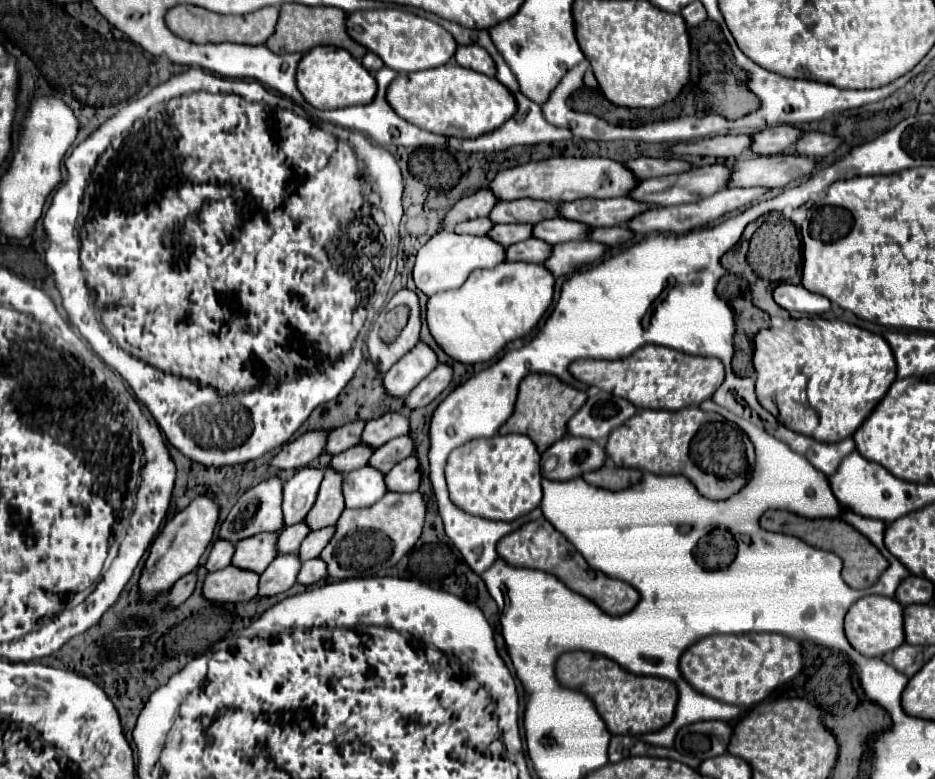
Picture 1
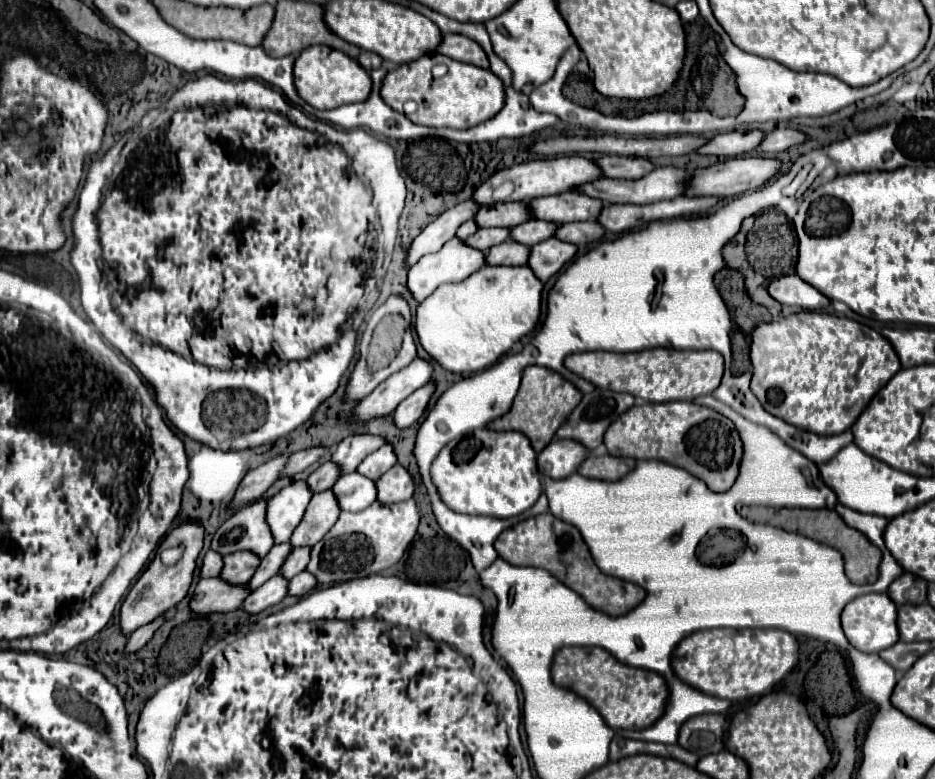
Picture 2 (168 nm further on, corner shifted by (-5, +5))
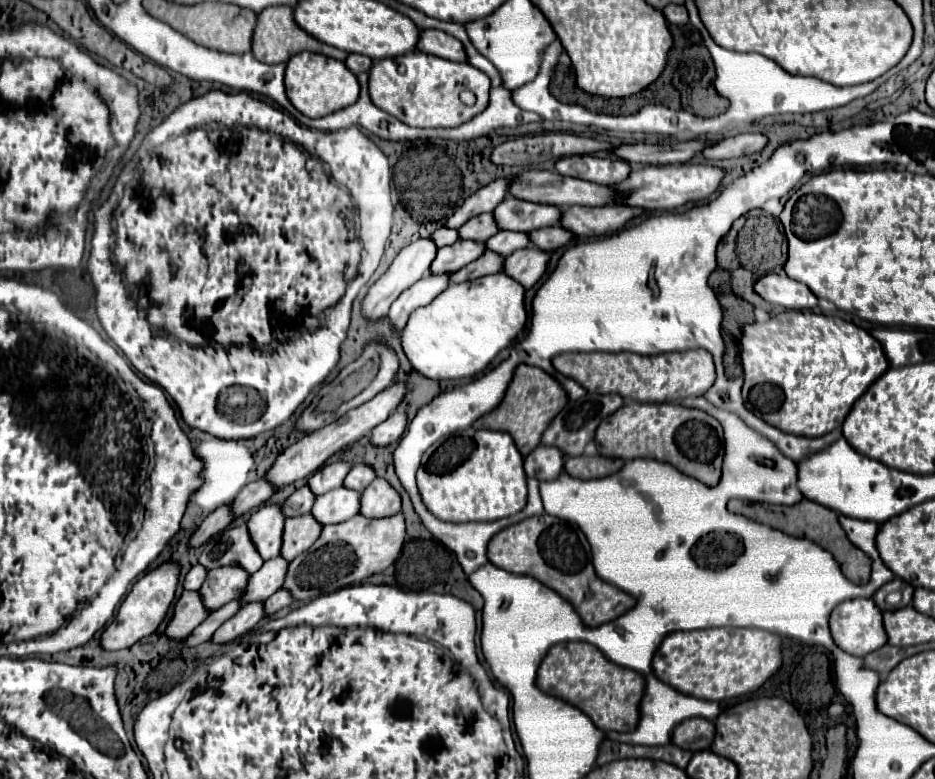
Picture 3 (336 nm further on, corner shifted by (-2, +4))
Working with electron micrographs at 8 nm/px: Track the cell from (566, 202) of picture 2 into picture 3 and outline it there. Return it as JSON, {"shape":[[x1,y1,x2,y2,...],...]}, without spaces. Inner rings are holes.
{"shape":[[506,197,494,211,500,231,534,231,540,227,552,227,560,219,560,209,552,205,538,205,520,199]]}

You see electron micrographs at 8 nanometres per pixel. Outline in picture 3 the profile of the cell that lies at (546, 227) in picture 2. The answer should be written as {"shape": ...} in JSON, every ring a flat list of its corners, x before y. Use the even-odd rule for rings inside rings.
{"shape":[[498,231,498,235,490,237,484,247,488,251,494,251,502,257,508,257,510,253,518,251,518,249,524,249,526,245,530,243,528,235,526,233,514,233,514,231]]}

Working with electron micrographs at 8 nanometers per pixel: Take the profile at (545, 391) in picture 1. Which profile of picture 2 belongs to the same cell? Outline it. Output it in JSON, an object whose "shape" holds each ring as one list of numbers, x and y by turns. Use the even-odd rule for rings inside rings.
{"shape":[[527,366,523,372,523,380,521,380,521,388,515,396,515,402,511,406,511,410,497,418,495,422,489,424,491,430,517,430,523,432,533,448,537,452,541,452,555,436,555,432,559,430,559,426,567,420,567,416,575,410,575,406,581,402,581,390,577,390,571,382,567,382,561,374,543,368,543,366]]}

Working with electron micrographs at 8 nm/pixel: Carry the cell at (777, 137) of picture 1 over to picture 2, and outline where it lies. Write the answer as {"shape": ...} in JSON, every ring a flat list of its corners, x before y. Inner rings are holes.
{"shape":[[743,130,743,132,725,132,711,138,707,146,699,150,699,154,715,154,715,156,743,156,757,150,763,142,765,132,761,130]]}

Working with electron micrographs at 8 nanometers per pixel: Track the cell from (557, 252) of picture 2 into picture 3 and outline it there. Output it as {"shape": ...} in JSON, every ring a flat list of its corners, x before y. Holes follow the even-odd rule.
{"shape":[[524,247,522,251,514,251,512,255,508,255,504,259,504,273,510,275,514,281,522,283,524,289,530,289,534,283,538,283,538,279,542,277,542,273,546,271,546,263,548,263,550,255,546,251]]}

